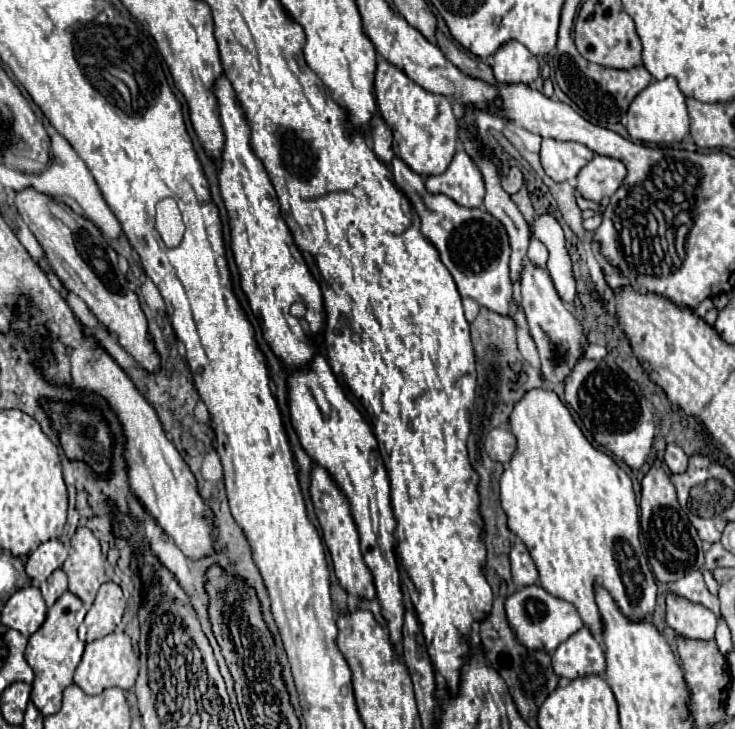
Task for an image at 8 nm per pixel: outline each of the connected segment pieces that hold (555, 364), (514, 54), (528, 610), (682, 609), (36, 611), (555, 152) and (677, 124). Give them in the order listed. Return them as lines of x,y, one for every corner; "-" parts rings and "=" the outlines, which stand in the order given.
532,262
522,272
520,306
526,314
526,320
530,326
530,336
534,338
536,348
540,352
542,376
552,384
564,382
568,378
570,370
574,368
578,356
586,350
586,338
584,338
580,322
572,316
572,312
564,306
564,302
556,294
554,284
550,282
550,274
=
516,40
506,42
494,54
494,78
500,84
534,84
540,76
540,66
534,54
=
536,584
524,586
506,598
506,616
510,618
510,626
514,626
514,634
518,634
522,646
528,650
546,650
546,654
552,654
566,638
570,638
570,634
574,634
574,630
584,626
570,602
548,594
=
666,596
666,624
682,638
690,638
690,640
714,640
714,630
716,630
716,616
700,606
700,604
692,604
684,598
674,598
674,596
=
28,586
18,590
2,608
2,624
18,630
26,638
32,636
46,618
46,604
40,588
=
554,138
542,140
542,168
554,182
572,180
578,176
578,170
592,160
594,152
578,142
560,142
=
666,78
662,82
652,82
648,88
644,88
634,102
628,108
628,134
632,140
654,144
654,146
664,146
664,144
674,144
682,142
690,134
690,118
686,110
686,96
678,88
676,78

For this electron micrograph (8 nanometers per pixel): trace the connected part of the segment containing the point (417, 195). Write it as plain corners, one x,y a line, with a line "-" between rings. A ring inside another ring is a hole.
400,158
392,160
392,174
396,186
408,196
408,200
416,208
422,220
422,234
438,250
442,264
450,270
458,286
460,296
468,296
496,314
514,318
520,306
514,302
512,282
508,274
510,246
502,224
492,214
486,214
486,210
482,208
464,208
444,194
426,192
422,176
412,172

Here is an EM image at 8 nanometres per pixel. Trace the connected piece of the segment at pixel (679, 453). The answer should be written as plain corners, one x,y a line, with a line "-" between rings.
668,444
664,450
664,462
670,468
670,472
684,472
688,466
688,456
680,446

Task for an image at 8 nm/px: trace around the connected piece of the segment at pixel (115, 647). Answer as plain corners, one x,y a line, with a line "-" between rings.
112,632
104,638
98,638
94,642
86,644
84,656
76,668
74,682
86,692
86,694
100,694
106,688
118,686
122,690
130,690
138,678
138,660
132,652
130,636
124,632

